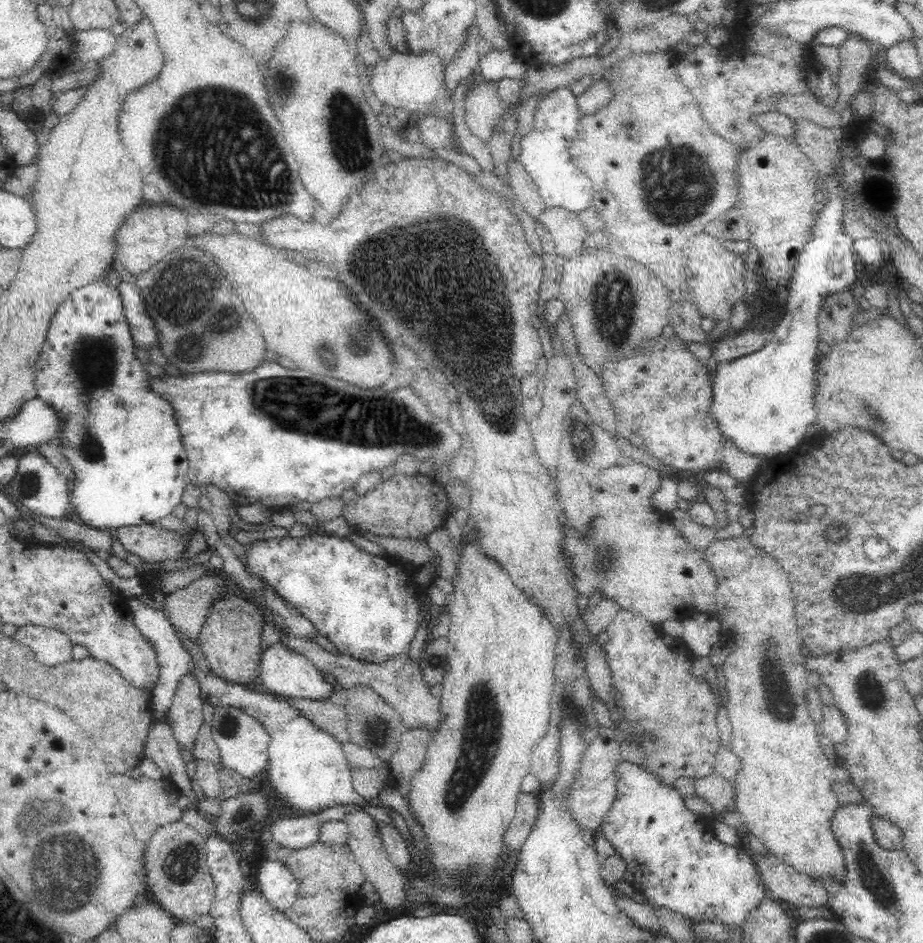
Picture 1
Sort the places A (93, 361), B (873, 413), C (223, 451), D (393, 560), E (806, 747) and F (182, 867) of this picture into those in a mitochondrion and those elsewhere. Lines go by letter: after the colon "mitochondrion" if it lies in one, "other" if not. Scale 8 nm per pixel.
A: mitochondrion
B: mitochondrion
C: other
D: other
E: other
F: mitochondrion

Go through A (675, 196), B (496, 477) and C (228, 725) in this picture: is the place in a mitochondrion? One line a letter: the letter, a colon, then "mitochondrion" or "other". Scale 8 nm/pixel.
A: mitochondrion
B: other
C: mitochondrion

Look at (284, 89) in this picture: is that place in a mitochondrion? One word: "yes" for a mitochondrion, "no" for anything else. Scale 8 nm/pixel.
yes

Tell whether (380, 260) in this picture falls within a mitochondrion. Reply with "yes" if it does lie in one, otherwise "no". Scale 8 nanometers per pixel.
yes

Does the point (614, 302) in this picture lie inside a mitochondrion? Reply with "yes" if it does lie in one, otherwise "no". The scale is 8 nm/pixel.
yes

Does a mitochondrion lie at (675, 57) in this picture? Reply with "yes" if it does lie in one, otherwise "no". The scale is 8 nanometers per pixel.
no

